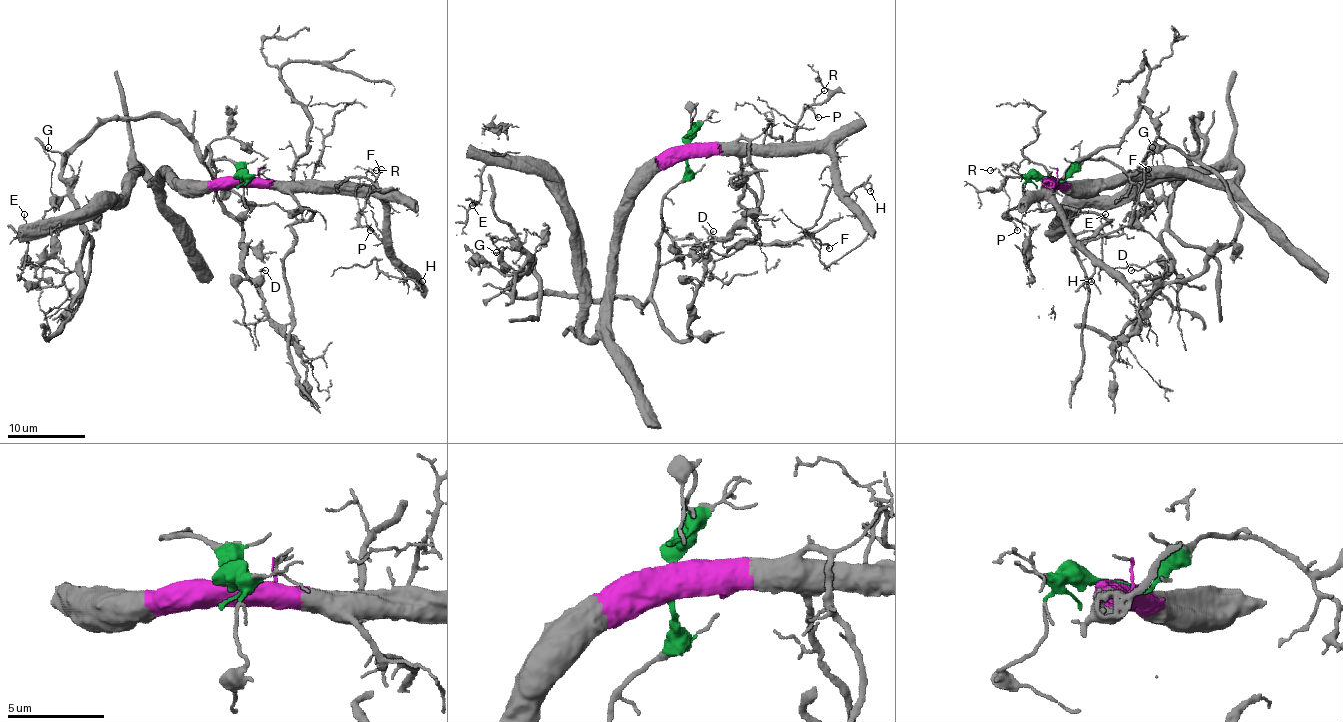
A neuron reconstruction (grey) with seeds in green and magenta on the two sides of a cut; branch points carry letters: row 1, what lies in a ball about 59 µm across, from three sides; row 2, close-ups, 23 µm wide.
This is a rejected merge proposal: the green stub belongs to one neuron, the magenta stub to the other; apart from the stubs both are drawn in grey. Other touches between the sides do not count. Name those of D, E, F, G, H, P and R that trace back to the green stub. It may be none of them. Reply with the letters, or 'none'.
D, G

